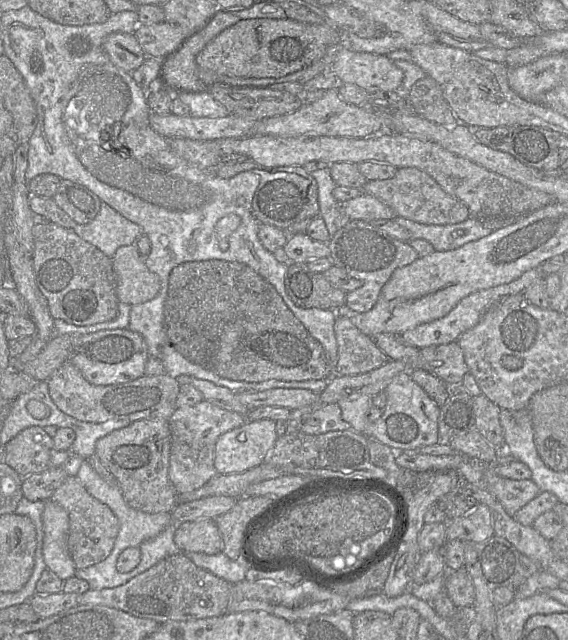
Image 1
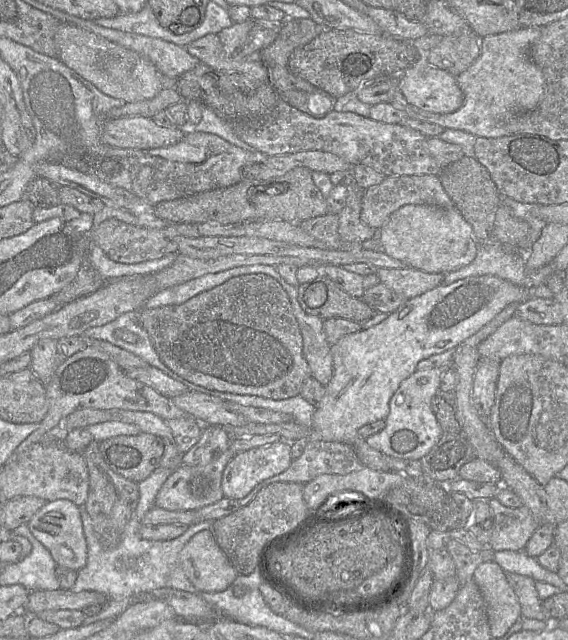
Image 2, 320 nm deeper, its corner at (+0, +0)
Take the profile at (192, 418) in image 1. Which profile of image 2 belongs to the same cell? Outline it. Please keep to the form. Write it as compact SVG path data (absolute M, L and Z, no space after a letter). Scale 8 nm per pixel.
M230 447L224 451L217 459L213 459L205 466L188 466L182 464L171 472L155 499L155 506L171 511L178 510L197 510L221 500L222 474L228 462L234 457L235 453Z

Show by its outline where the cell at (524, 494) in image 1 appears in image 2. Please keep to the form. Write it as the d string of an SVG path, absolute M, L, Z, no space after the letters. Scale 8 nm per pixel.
M496 497L489 500L493 513L493 533L488 547L494 552L522 551L539 527L539 521L524 505L518 508L503 506Z

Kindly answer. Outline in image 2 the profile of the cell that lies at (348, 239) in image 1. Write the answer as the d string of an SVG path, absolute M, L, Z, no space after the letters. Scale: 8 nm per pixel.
M413 267L378 268L376 275L386 287L410 299L443 284L443 273L428 273Z

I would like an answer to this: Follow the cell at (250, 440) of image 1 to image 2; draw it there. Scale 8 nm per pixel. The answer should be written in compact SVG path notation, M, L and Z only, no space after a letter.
M281 439L235 454L222 474L223 496L244 498L257 484L284 472L292 461L290 443Z

